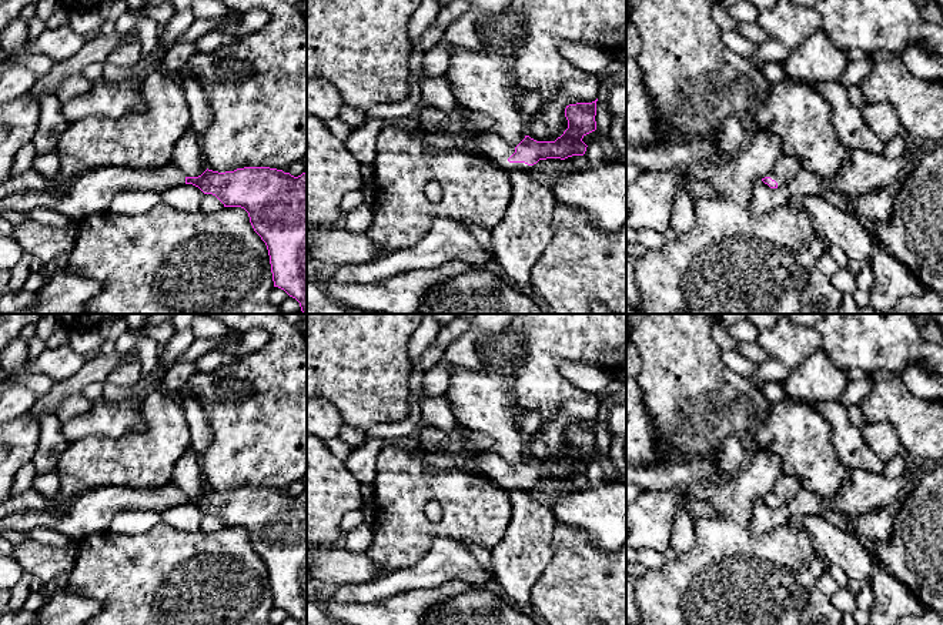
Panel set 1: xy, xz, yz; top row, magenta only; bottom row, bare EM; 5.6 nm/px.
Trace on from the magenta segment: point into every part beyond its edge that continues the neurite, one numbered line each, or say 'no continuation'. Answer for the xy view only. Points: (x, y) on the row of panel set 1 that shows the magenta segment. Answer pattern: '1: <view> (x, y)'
1: xy (90, 193)

